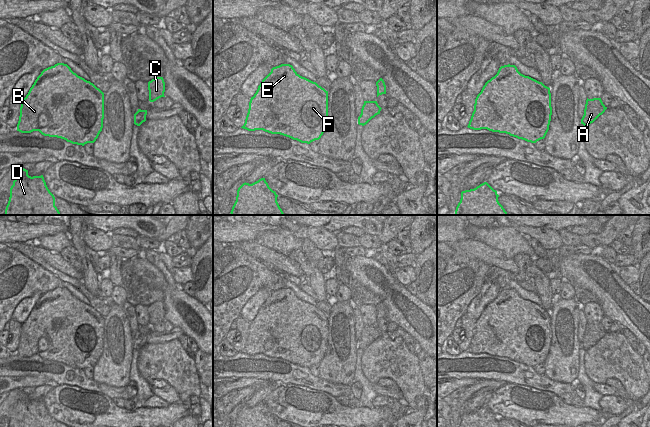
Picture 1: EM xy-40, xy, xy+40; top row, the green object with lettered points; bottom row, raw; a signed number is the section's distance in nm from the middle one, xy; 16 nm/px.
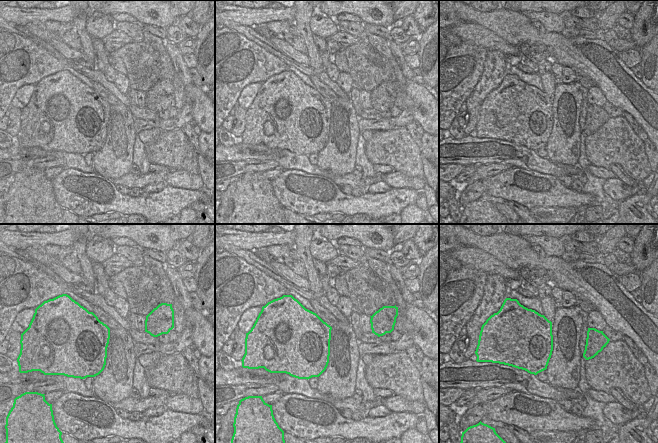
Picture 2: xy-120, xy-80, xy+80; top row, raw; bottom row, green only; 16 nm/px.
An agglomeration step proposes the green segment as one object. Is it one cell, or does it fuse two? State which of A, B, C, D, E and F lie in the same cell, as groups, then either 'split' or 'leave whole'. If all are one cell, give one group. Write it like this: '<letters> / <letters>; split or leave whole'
A B C D E F; leave whole

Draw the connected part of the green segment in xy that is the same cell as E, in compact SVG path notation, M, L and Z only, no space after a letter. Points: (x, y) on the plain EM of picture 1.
M292 289L273 291L262 304L249 326L244 349L248 355L263 354L280 358L310 368L319 364L327 351L328 315L305 301L300 300Z

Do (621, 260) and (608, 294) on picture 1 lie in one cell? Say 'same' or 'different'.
different

